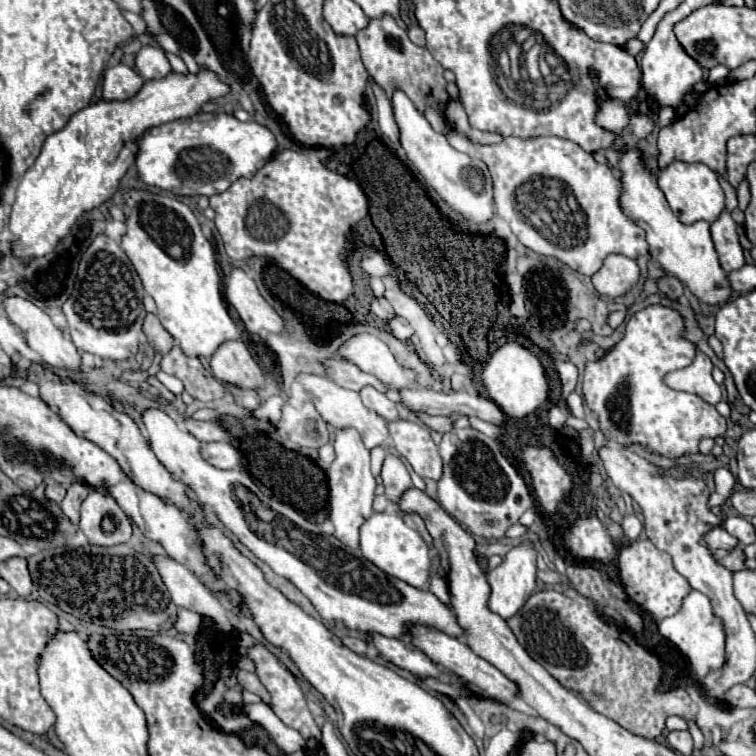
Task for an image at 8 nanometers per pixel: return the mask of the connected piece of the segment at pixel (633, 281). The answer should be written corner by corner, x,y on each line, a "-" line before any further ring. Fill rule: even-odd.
609,255
601,271
593,275
593,287
601,295
617,299
623,297
633,285
637,285
639,275
641,271
633,259
621,255

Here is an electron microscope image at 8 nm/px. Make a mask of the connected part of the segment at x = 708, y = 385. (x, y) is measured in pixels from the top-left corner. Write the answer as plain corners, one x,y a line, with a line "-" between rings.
697,349
695,361
693,361
689,367
679,369
679,371
673,371
673,373
667,373
663,381
665,381
665,385
669,385
671,389
695,393
695,395
703,397
707,403
717,405
717,403
721,401
721,389
719,389
719,385
713,381
711,369
713,369
711,359
709,359
703,351

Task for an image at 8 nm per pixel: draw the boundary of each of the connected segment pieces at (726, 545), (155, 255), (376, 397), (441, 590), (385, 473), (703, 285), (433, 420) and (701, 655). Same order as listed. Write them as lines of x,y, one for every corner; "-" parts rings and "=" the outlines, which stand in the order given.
715,527
715,529
707,531
703,535
703,539
705,539
705,543
711,551
715,551
715,549
733,549
739,543
735,537
729,537
729,533
725,533
723,527
=
129,191
125,195
129,217
121,249
143,281
145,293
155,299
157,317
187,357
211,357
225,341
241,339
227,313
221,275
211,243
203,237
191,209
169,193
=
365,387
365,389
361,389
359,395
361,395
365,407
373,409
373,411
375,411
379,417
383,417
387,423
401,419
397,405
395,405
393,401
389,401
385,393
379,393
379,391
373,389
373,387
=
431,573
431,579
429,579
429,591
441,601
445,603
447,607
451,607
451,595
449,595
449,583
443,575
433,575
=
391,453
385,457
381,477
383,477
383,483
385,483
385,495
393,505
397,505
401,495
413,487
407,467
401,463
399,457
395,457
=
625,145
619,153
619,181
621,197
619,205
623,213
635,221
647,235
651,257
669,273
679,277
695,297
709,305
723,305
731,289
725,285
725,273
717,265
717,253
713,253
713,241
709,237
709,223
697,221
693,225
683,225
673,215
663,191
657,185
657,175
643,161
643,151
637,145
=
419,415
425,425
433,431
439,431
439,433
445,433
445,429
451,429
453,427
453,421
449,417
429,417
429,415
=
691,591
685,597
683,607
673,617
667,617
659,623
659,633
673,645
677,645
677,649
687,657
697,679
703,679
707,673
721,669
721,665
725,663
725,631
721,629
721,621
713,617
709,599
703,593

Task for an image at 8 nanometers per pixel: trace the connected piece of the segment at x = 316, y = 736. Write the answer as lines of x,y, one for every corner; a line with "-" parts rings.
255,645
255,647
251,647
251,649
241,647
239,653
251,657
251,659
255,661
255,665
257,665
257,677
261,679
261,683
263,683
265,689
269,691
269,697
271,697
271,699
269,699
269,707
273,709
273,713
275,713
287,727
299,731
299,733
305,737
307,749
315,749
315,747
319,745
319,739
321,739
321,729
319,729
319,727
315,725
315,721
313,721
313,715
311,715
311,711
309,711
309,707
307,707
307,697
305,697
305,693
301,691
297,679
289,673
287,667
283,667
283,665
279,663
279,659
277,659
273,653
267,651
265,645

